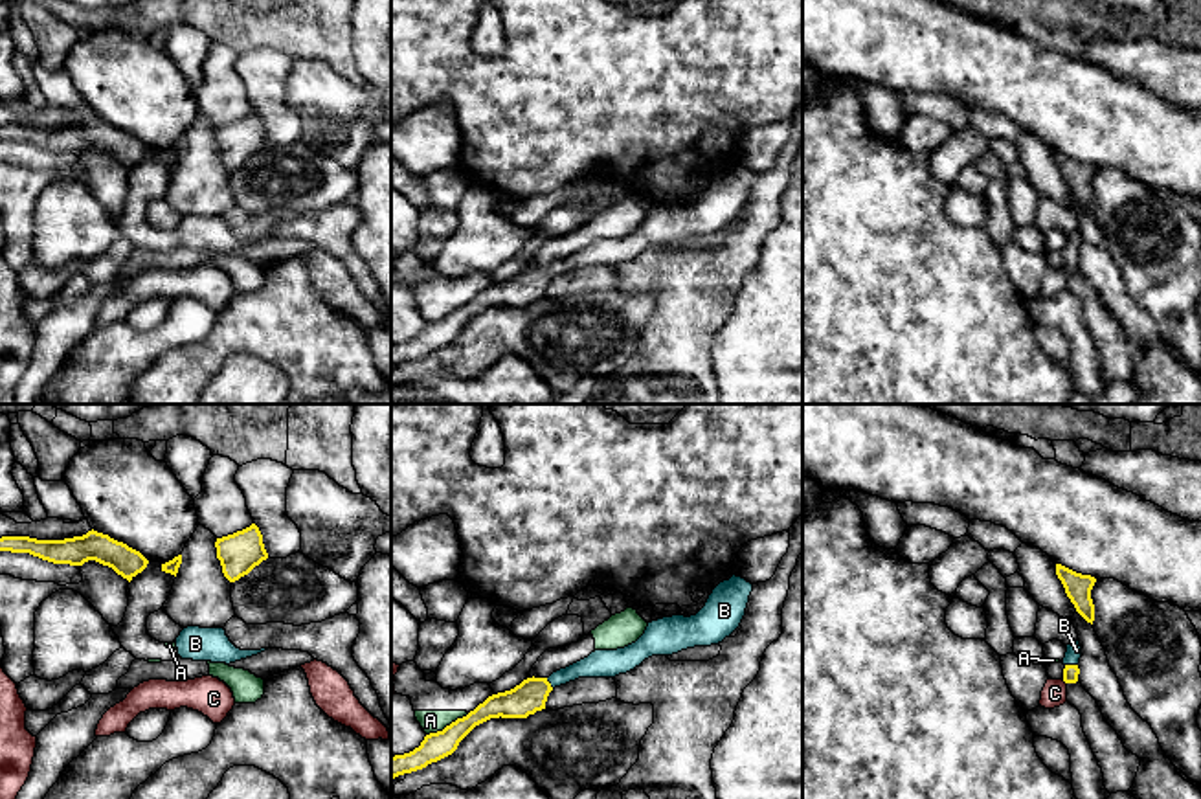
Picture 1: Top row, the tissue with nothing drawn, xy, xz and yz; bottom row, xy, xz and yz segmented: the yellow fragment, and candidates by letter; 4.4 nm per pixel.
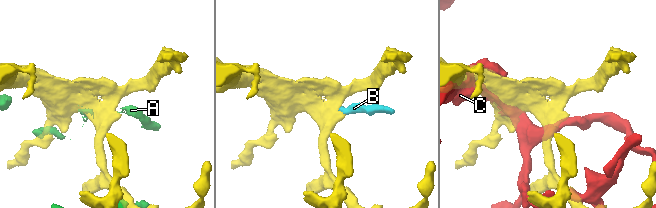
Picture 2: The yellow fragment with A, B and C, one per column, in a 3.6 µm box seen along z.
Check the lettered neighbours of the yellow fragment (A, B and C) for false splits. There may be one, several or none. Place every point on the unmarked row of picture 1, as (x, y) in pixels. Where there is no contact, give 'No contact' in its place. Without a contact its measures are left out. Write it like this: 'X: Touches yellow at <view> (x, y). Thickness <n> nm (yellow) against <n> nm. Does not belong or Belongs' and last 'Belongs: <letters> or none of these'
A: Touches yellow at xz (447, 315). Thickness 120 nm (yellow) against 100 nm. Does not belong
B: Touches yellow at yz (1071, 254). Thickness 70 nm (yellow) against 70 nm. Belongs
C: No contact. Does not belong
Belongs: B

